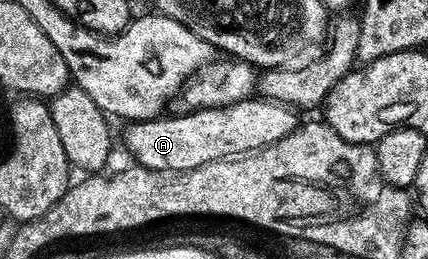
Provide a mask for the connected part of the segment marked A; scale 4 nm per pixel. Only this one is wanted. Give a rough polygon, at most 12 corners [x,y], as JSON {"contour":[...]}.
{"contour":[[245,98],[127,125],[142,168],[181,172],[298,127],[296,108]]}

